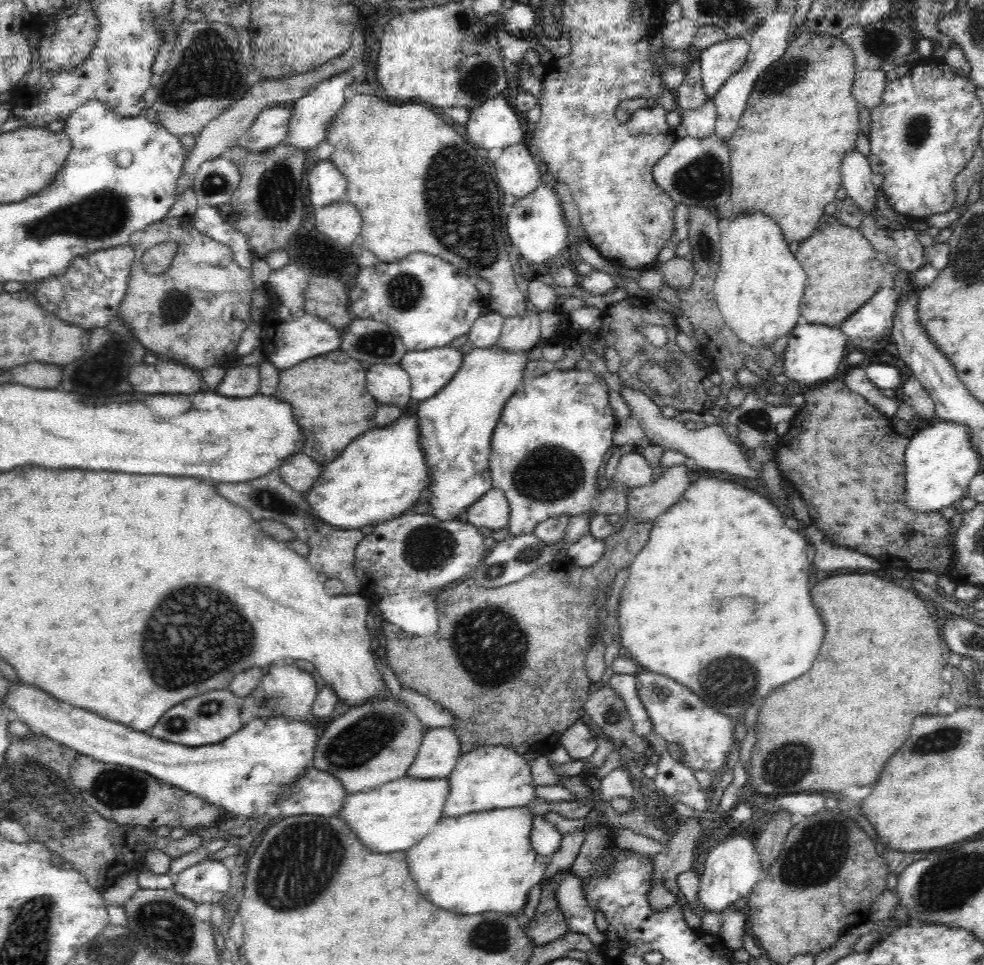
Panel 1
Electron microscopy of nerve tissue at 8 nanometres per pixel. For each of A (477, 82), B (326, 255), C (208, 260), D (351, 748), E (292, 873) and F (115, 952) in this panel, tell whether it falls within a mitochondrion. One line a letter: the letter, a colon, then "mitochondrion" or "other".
A: mitochondrion
B: other
C: other
D: mitochondrion
E: mitochondrion
F: mitochondrion

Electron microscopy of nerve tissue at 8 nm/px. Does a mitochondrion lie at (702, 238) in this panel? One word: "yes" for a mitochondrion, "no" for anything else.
yes

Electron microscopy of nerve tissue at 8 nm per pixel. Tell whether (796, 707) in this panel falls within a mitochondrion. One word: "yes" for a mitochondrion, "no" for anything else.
no

